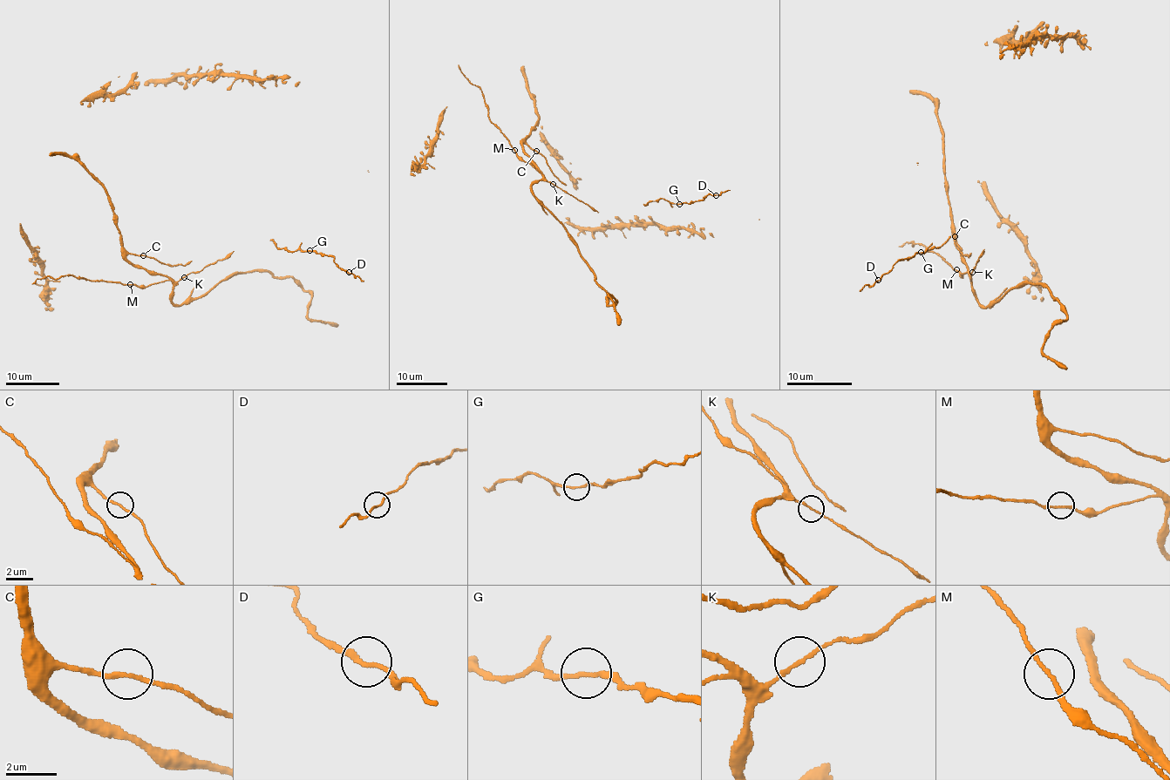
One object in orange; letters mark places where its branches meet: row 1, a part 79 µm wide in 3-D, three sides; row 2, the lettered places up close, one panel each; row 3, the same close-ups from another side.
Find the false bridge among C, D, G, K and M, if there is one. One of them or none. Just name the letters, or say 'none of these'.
none of these

